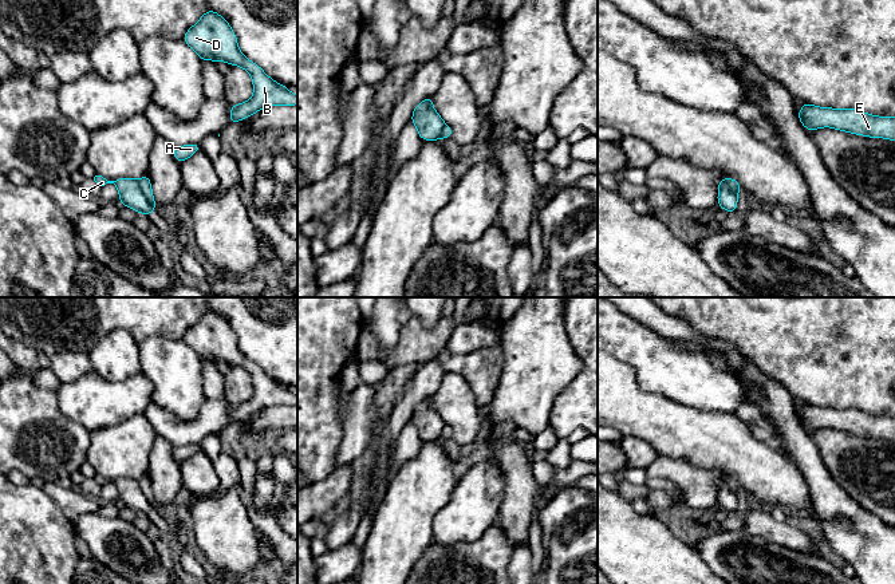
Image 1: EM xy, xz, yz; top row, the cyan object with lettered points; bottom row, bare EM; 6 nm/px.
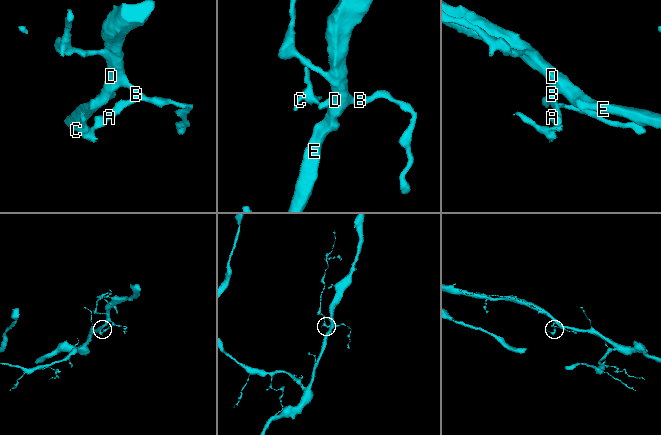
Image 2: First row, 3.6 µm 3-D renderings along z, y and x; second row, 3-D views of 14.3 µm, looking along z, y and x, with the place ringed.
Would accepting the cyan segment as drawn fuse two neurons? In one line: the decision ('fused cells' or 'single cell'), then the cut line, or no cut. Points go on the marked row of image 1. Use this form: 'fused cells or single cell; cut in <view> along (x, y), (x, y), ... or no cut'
fused cells; cut in xy along (137, 180), (142, 193), (154, 206)

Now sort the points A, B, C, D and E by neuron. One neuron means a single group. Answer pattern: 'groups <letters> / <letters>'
groups A B D E / C

